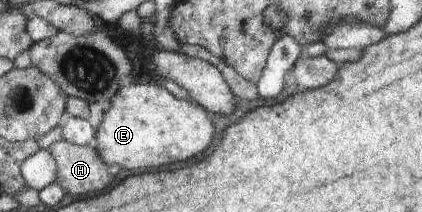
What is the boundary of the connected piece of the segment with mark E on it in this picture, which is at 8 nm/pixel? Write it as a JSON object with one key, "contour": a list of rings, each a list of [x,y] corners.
{"contour":[[[125,82],[102,118],[98,152],[106,164],[118,164],[126,170],[160,168],[200,156],[212,144],[214,132],[212,120],[196,102],[180,100],[164,86]]]}

